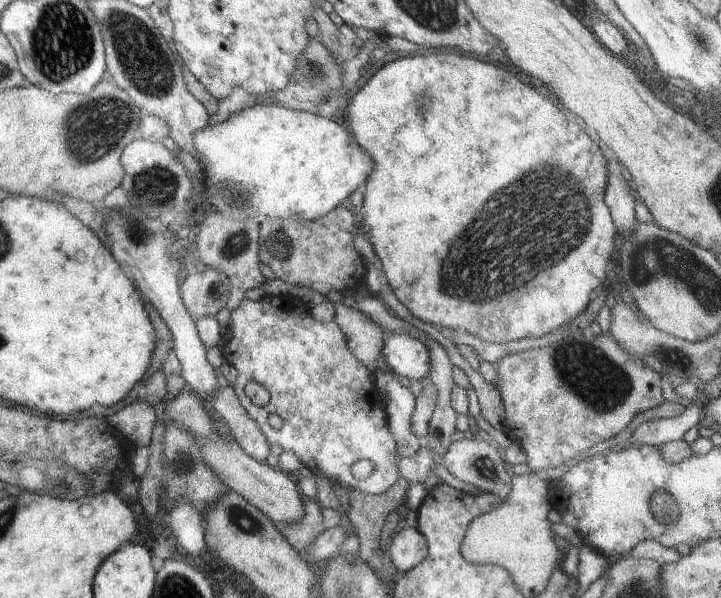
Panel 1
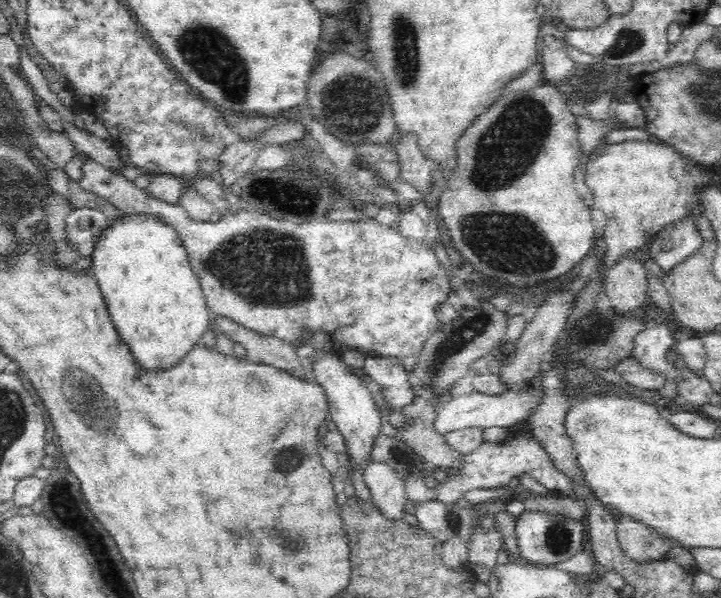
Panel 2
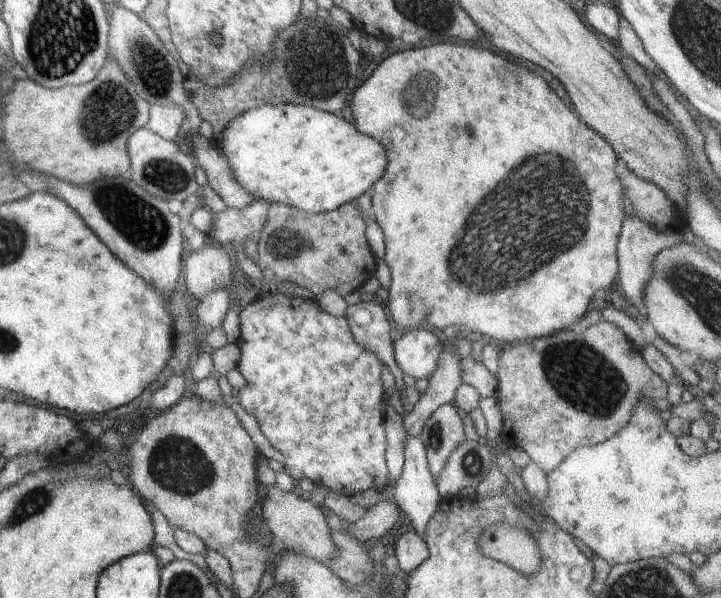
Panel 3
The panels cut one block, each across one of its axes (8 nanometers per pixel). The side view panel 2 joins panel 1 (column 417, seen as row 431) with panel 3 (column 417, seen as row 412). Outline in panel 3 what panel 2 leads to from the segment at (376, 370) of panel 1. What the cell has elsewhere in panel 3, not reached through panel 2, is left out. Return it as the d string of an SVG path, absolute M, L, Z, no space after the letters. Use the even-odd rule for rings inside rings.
M406 433L403 451L405 456L403 471L393 486L392 494L400 510L404 510L410 517L415 531L424 538L426 525L429 523L432 515L437 511L442 496L430 472L427 463L427 454L419 437Z

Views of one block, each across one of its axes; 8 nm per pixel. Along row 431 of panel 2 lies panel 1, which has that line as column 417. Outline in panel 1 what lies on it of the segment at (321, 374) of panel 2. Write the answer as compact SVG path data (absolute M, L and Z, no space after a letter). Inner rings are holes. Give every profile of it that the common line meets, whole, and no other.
M393 333L393 336L383 340L382 363L389 370L393 370L394 375L404 376L410 381L427 381L430 374L430 356L428 356L428 348L417 338L410 336L408 333Z

